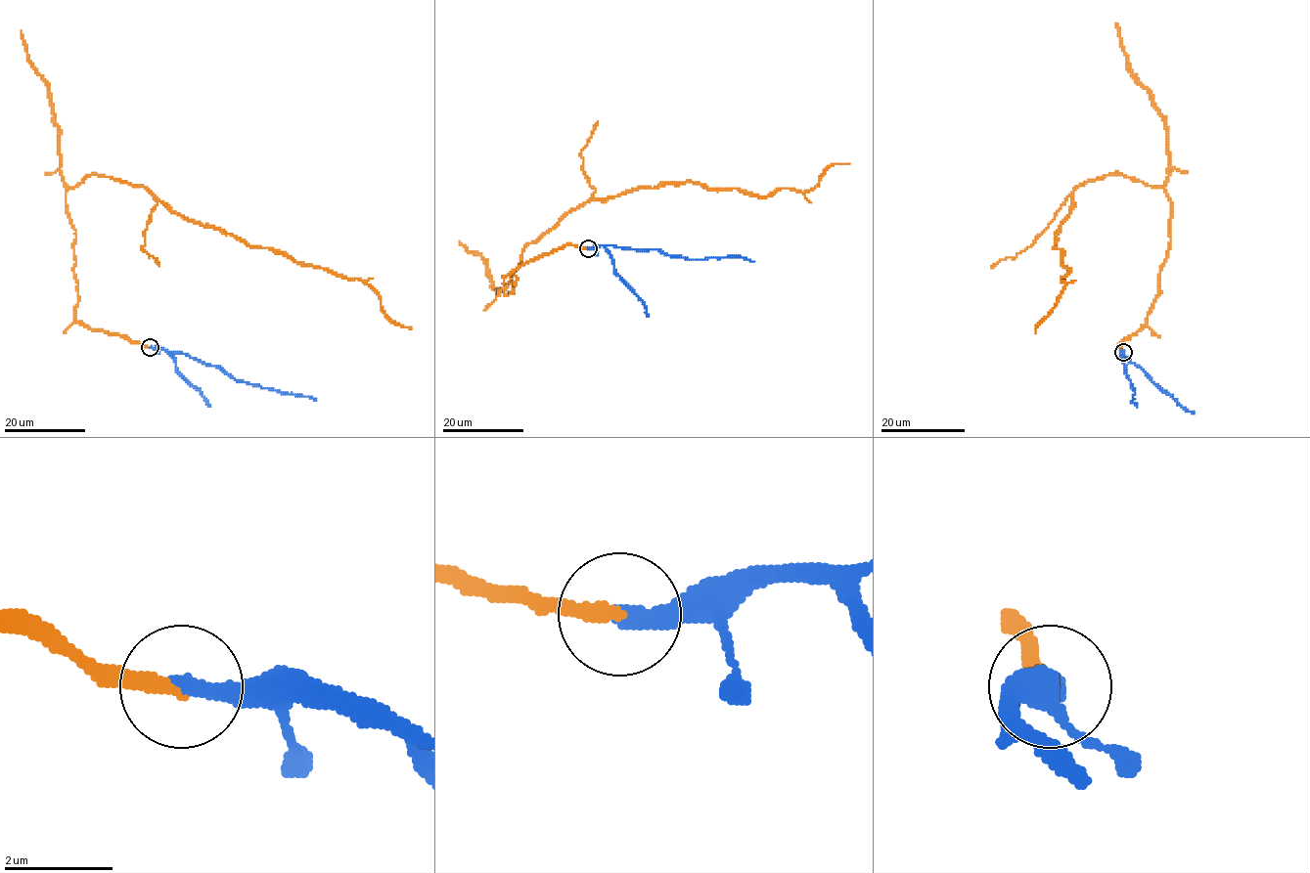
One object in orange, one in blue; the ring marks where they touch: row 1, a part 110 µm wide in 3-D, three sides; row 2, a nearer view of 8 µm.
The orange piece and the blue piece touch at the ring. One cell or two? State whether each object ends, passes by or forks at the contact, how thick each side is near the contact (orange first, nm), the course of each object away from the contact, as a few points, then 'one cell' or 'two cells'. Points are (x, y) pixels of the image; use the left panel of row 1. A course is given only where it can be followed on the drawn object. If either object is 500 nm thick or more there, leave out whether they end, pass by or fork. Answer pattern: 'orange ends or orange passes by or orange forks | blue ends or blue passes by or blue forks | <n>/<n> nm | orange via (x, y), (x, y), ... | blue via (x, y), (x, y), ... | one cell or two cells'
orange ends | blue ends | 280/360 nm | orange via (150, 347), (75, 319), (67, 191), (89, 175), (141, 185), (249, 245), (364, 281), (392, 322), (412, 328) | blue via (150, 347), (188, 354), (203, 363), (219, 366), (236, 379), (316, 400) | one cell

